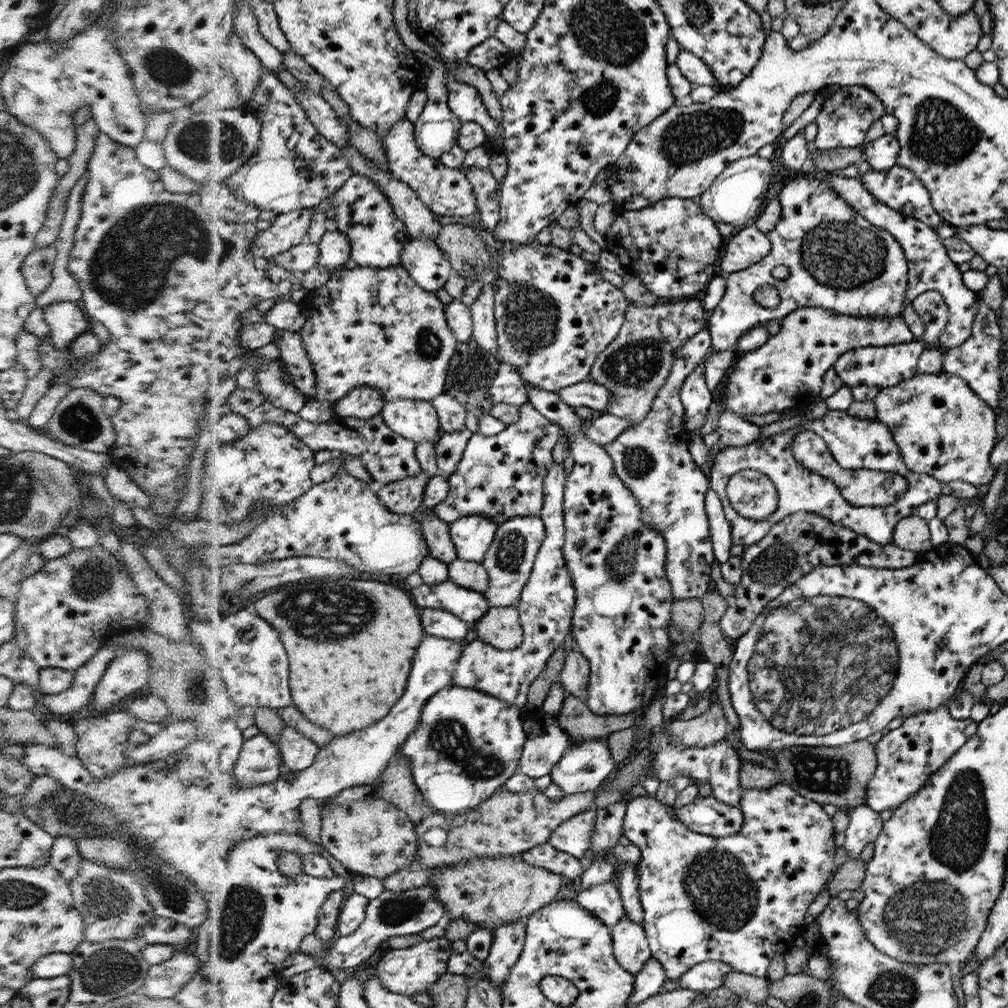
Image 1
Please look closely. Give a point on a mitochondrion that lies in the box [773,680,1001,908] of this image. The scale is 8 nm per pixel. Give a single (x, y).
(959, 837)

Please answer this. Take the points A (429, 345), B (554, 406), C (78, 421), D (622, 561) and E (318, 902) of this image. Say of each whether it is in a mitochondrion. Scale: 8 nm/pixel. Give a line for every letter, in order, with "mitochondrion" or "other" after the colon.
A: mitochondrion
B: other
C: mitochondrion
D: mitochondrion
E: other

